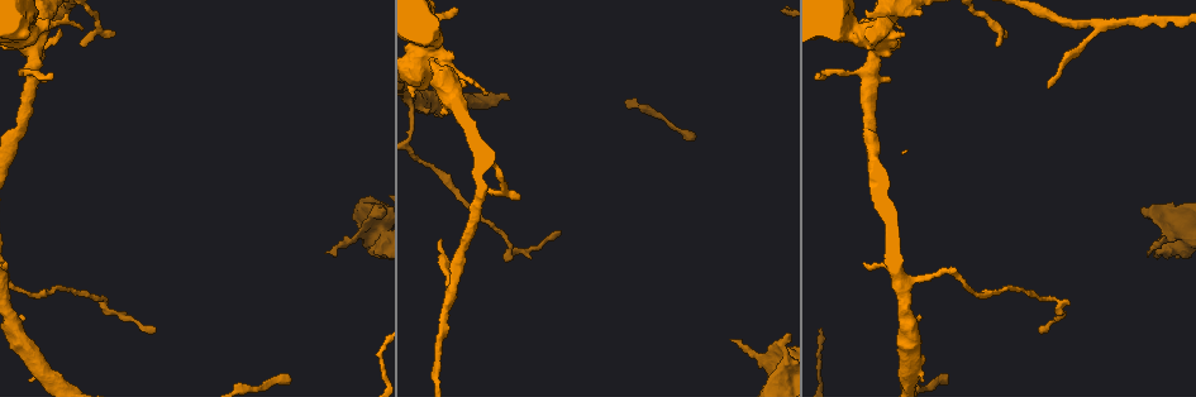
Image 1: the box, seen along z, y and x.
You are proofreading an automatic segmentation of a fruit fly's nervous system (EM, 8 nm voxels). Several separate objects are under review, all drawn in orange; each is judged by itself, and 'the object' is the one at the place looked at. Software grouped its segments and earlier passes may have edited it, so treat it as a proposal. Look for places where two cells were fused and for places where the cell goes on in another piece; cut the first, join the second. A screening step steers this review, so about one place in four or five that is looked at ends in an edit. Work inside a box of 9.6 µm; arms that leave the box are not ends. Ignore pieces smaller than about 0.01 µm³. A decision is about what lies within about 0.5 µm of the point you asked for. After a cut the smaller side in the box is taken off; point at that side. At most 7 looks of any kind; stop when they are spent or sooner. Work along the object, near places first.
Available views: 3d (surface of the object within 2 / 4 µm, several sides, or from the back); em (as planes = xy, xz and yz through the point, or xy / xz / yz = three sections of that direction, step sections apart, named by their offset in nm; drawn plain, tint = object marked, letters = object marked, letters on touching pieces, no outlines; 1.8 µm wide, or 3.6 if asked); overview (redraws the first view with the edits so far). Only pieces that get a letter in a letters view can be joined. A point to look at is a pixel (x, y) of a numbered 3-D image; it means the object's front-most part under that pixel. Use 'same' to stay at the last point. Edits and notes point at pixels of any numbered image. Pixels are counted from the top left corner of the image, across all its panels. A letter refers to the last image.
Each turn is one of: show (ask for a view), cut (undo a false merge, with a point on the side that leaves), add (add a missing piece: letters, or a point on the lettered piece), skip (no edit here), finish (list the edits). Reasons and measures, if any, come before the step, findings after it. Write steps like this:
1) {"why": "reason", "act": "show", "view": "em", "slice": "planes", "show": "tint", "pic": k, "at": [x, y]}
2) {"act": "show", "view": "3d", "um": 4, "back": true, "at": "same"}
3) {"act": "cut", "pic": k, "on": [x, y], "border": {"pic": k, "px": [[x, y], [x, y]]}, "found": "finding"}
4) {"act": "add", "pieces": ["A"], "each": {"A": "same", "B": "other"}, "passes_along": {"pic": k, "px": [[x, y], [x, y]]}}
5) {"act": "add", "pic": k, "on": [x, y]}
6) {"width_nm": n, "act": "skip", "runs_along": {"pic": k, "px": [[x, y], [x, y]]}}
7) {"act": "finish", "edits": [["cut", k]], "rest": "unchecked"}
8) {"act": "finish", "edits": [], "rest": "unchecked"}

{"why": "sharp bend", "act": "show", "view": "3d", "um": 4, "pic": 1, "at": [508, 252]}

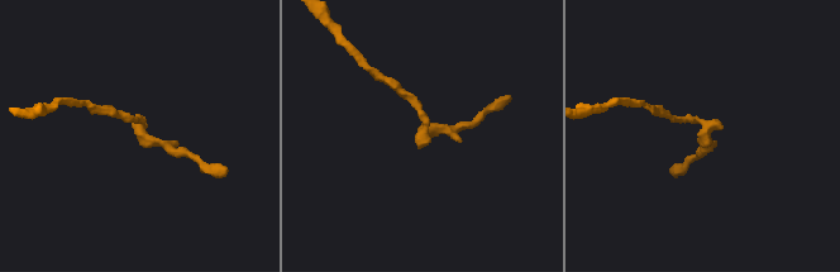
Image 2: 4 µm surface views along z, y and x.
{"why": "need the tissue", "act": "show", "view": "em", "slice": "planes", "show": "tint", "pic": 2, "at": [710, 137]}

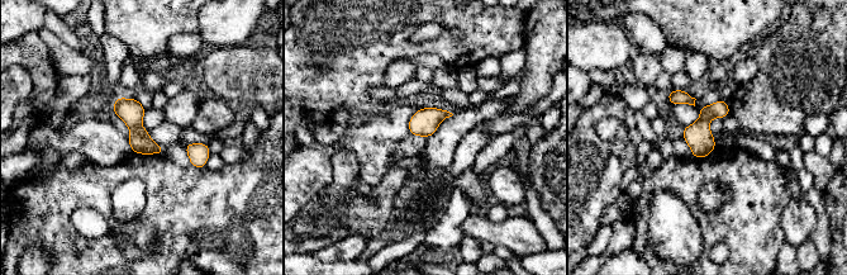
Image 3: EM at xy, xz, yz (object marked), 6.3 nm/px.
{"why": "see the neighbours", "act": "show", "view": "em", "slice": "planes", "show": "letters", "at": "same"}

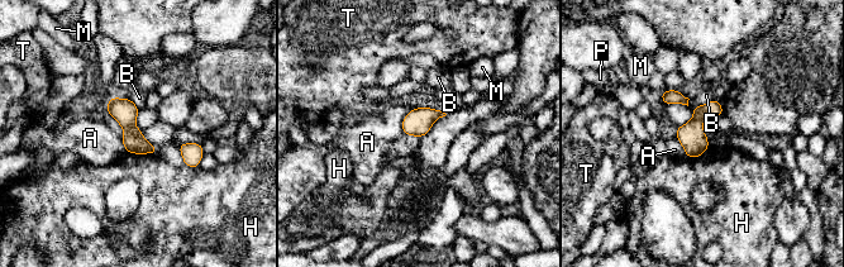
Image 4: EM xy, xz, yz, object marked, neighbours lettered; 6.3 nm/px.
{"act": "skip", "each": {"A": "other", "B": "other", "H": "other", "M": "other", "P": "other", "T": "other"}, "border": {"pic": 4, "px": [[125, 151], [156, 155]]}, "found": "continuous, no second cell"}

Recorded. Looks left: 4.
{"act": "show", "view": "em", "slice": "planes", "show": "letters", "pic": 1, "at": [441, 240]}

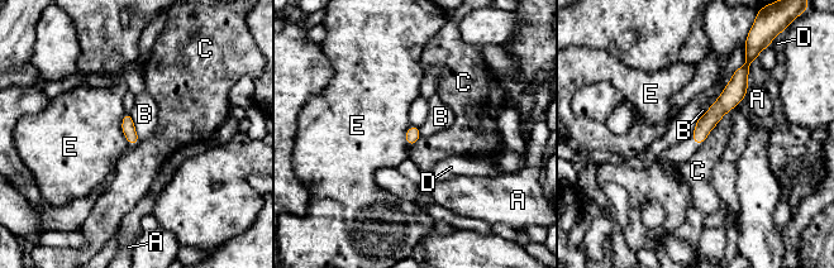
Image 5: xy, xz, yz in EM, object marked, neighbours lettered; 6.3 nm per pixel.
{"longest_contact_nm": ["C", 400], "act": "skip", "each": {"A": "other", "B": "other", "C": "other", "D": "other", "E": "other"}, "border": {"pic": 5, "px": [[721, 92], [709, 109], [696, 119]]}, "found": "none of them fits"}

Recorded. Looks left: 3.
{"why": "free end", "act": "show", "view": "3d", "um": 2, "pic": 1, "at": [731, 340]}

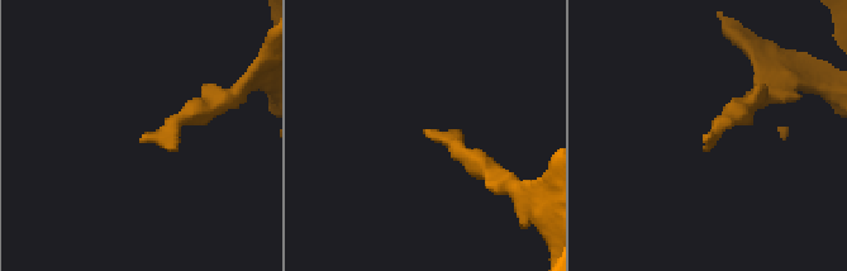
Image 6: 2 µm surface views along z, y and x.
{"why": "shape alone is not enough", "act": "show", "view": "em", "slice": "planes", "show": "letters", "pic": 6, "at": [425, 131]}

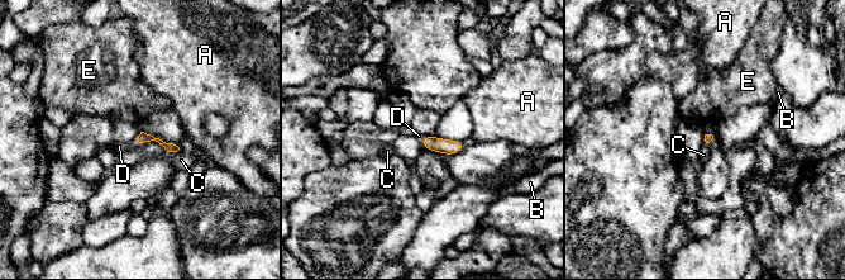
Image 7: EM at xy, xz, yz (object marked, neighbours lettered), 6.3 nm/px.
{"act": "add", "pieces": ["D"], "each": {"A": "other", "B": "other", "C": "other", "D": "same", "E": "other"}, "found": "it goes on there"}

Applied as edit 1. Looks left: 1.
{"act": "finish", "edits": [["add", 7]], "rest": "unchecked"}

